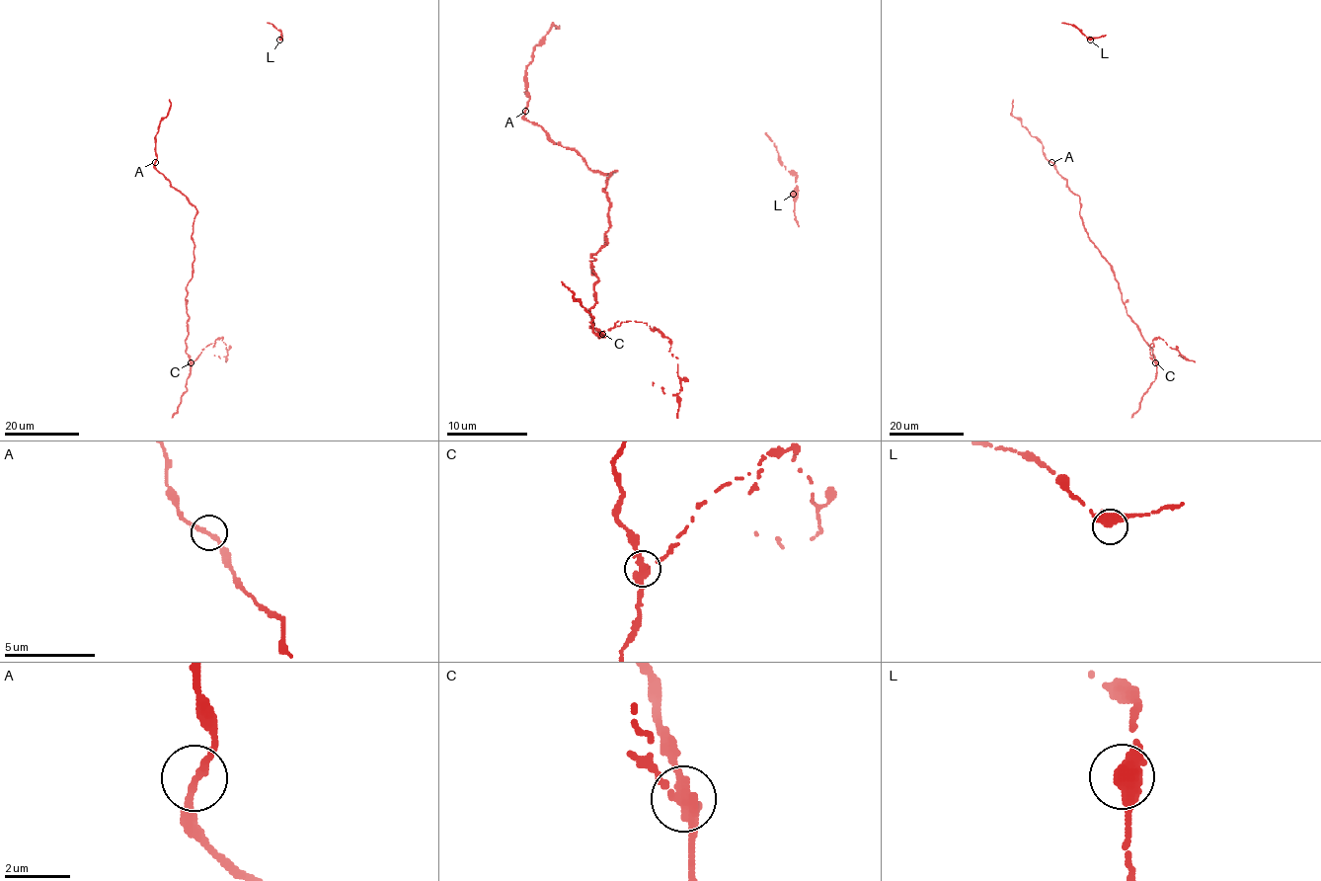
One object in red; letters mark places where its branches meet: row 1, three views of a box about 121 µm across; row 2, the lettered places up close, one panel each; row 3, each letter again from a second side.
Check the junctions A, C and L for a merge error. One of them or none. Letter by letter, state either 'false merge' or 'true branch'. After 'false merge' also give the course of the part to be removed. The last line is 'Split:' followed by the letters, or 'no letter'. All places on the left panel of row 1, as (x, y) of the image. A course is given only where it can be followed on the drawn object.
A: true branch
C: false merge; foreign part runs (191, 362), (205, 347), (221, 338), (227, 356), (214, 356)
L: true branch
Split: C

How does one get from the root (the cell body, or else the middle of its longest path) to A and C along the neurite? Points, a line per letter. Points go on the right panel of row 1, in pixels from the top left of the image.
A: (1071, 192), (1051, 162)
C: (1071, 192), (1080, 199), (1084, 230), (1111, 266), (1126, 312), (1152, 349), (1156, 362)

